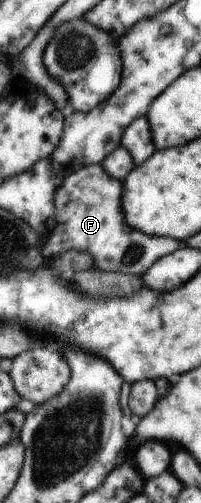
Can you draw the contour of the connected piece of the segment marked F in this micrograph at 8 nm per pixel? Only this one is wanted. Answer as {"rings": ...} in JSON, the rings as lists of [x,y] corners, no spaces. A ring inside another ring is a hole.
{"rings":[[[86,166],[64,180],[55,194],[57,208],[56,230],[50,234],[44,256],[52,256],[56,252],[66,252],[70,248],[90,252],[94,258],[94,266],[98,270],[108,272],[124,272],[124,274],[144,274],[158,258],[180,248],[180,242],[174,238],[152,238],[144,232],[128,228],[124,222],[124,214],[120,208],[122,184],[110,178],[100,166]]]}

